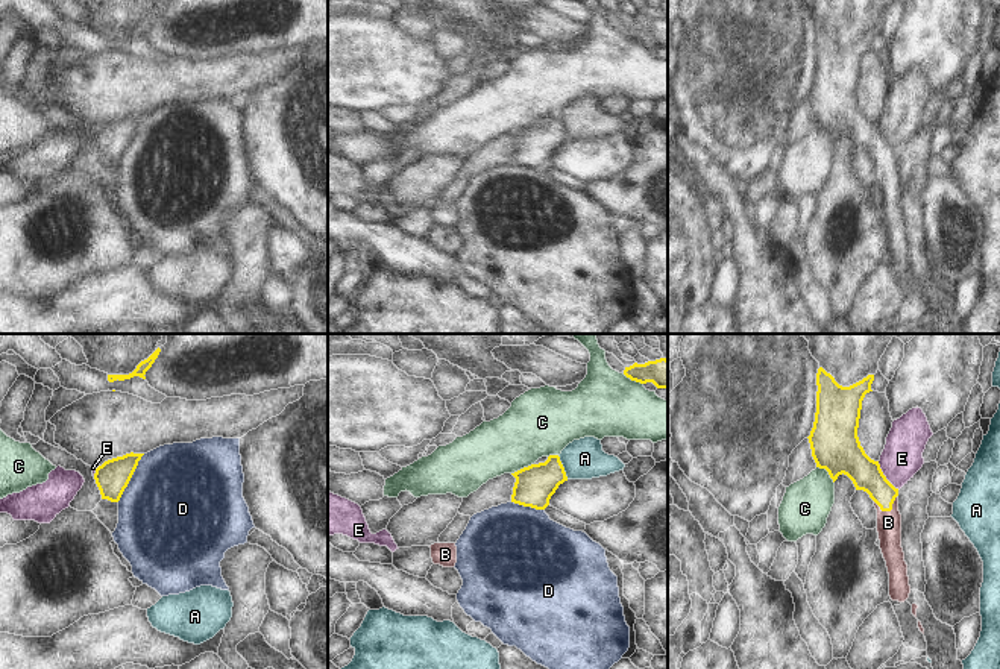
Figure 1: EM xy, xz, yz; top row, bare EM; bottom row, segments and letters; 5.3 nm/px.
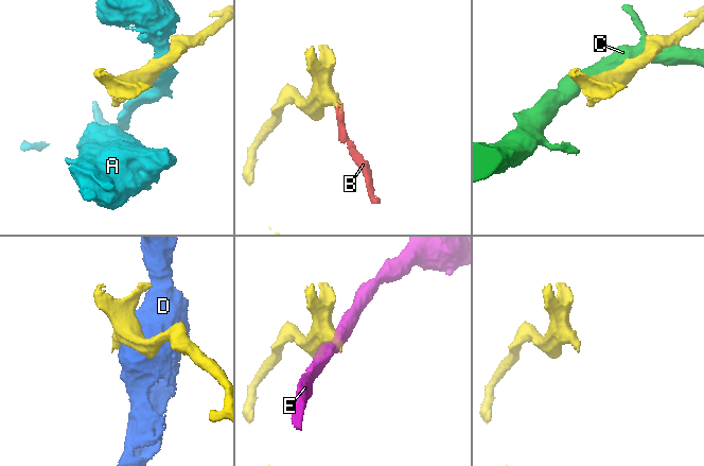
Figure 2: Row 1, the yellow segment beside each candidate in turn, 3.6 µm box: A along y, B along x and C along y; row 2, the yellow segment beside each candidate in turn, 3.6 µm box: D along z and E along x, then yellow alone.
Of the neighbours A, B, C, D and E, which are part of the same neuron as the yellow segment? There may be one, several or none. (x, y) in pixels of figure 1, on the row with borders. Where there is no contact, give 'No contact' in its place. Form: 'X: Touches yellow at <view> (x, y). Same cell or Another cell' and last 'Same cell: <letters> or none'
A: Touches yellow at xz (563, 467). Another cell
B: Touches yellow at yz (888, 510). Same cell
C: Touches yellow at xz (524, 467). Another cell
D: Touches yellow at xy (131, 477). Another cell
E: Touches yellow at yz (885, 477). Another cell
Same cell: B.

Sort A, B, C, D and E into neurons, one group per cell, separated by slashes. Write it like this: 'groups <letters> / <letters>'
groups A / B / C / D / E

